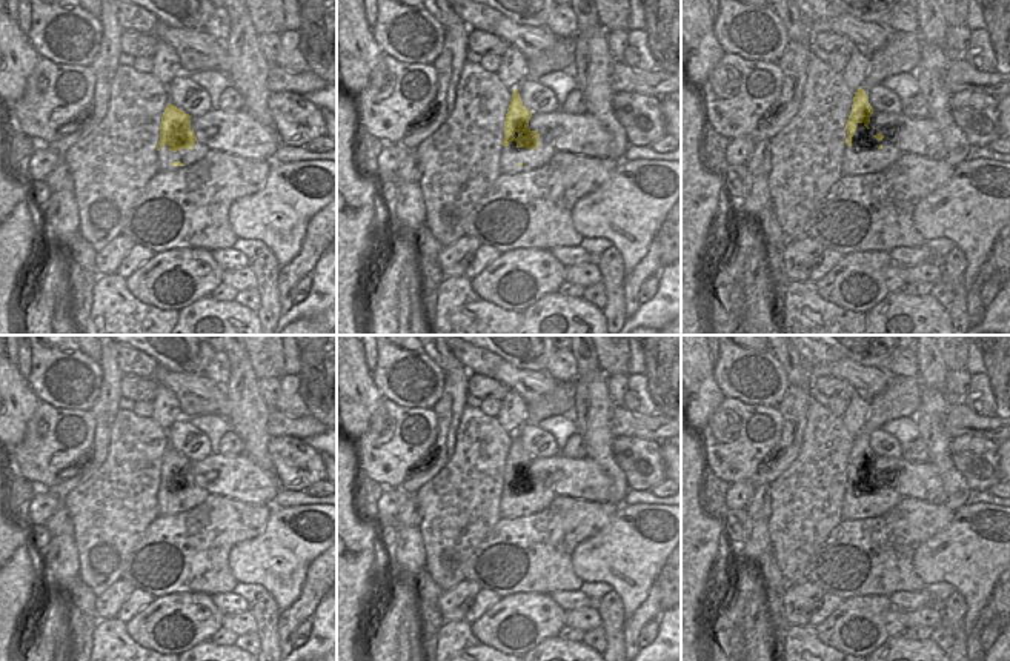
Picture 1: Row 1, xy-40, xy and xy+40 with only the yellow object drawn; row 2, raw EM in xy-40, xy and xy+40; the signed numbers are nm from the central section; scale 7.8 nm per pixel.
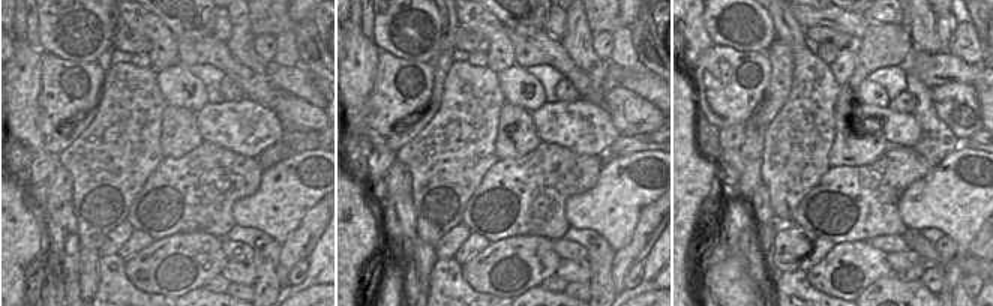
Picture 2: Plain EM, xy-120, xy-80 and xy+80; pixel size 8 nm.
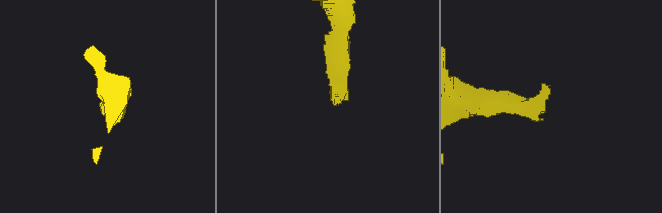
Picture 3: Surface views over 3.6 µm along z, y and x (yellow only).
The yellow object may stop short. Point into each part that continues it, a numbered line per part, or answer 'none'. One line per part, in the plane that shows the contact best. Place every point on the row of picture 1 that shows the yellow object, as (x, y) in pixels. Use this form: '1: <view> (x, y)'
1: xy (509, 157)

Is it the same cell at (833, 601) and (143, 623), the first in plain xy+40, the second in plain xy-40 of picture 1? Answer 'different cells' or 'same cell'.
different cells

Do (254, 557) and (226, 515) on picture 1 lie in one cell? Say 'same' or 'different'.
different

